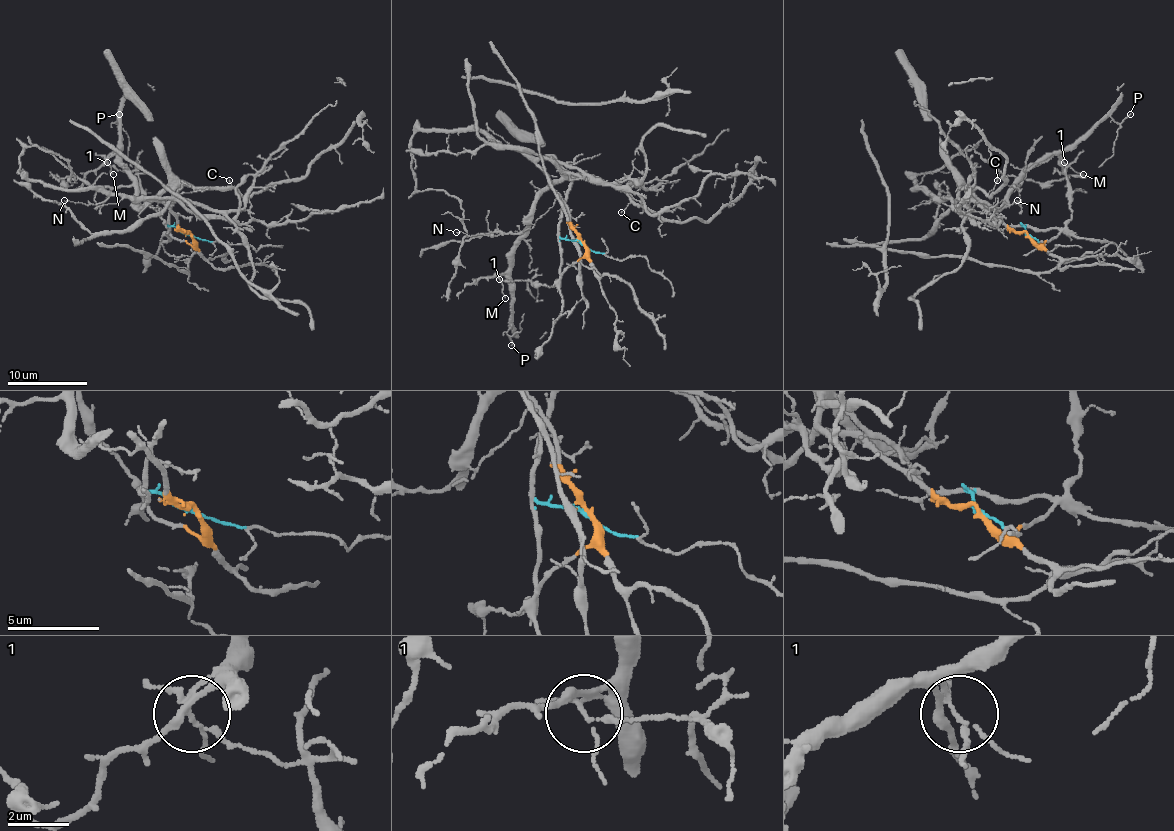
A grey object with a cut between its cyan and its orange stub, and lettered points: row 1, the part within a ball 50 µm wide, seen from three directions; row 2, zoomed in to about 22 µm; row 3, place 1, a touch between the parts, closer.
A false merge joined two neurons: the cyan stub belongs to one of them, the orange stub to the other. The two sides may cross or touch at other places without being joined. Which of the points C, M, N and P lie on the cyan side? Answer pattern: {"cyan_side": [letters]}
{"cyan_side": ["C", "M", "N", "P"]}

